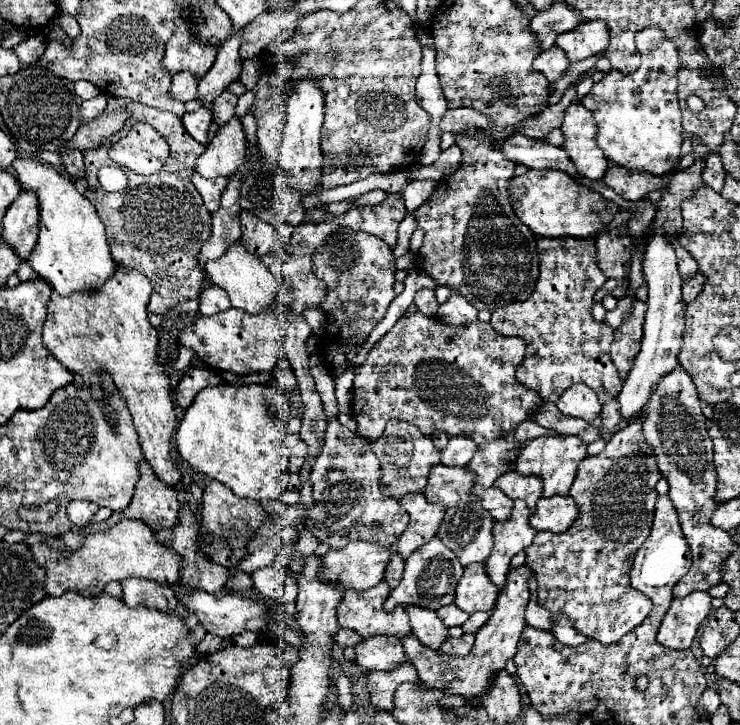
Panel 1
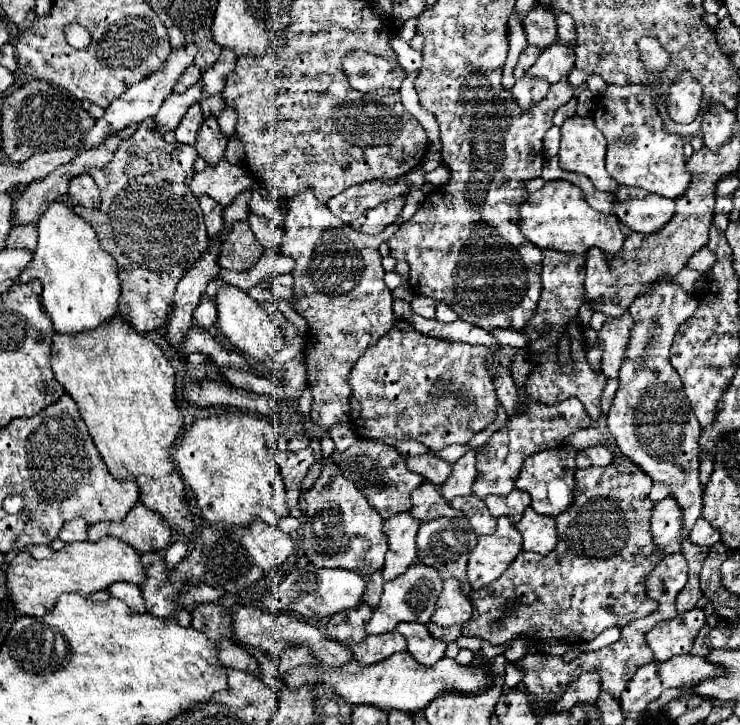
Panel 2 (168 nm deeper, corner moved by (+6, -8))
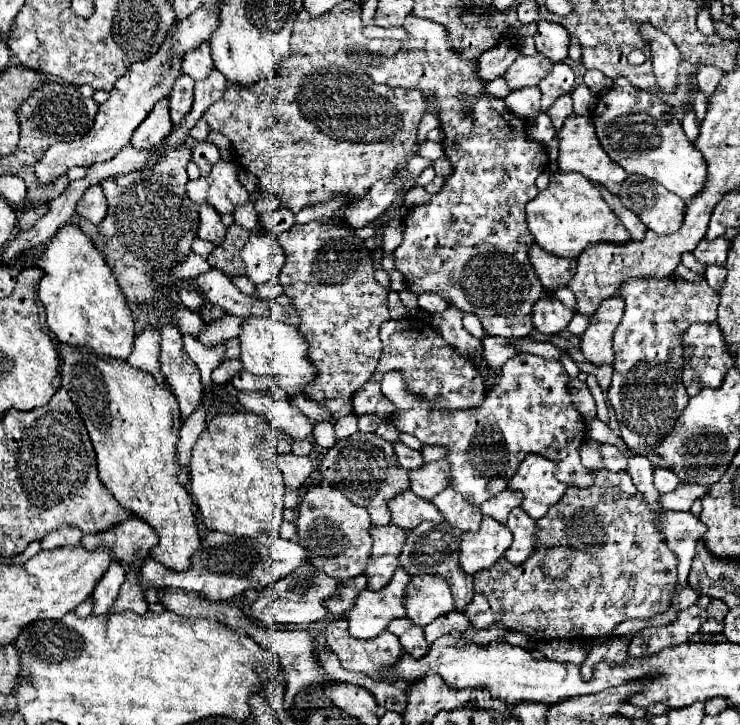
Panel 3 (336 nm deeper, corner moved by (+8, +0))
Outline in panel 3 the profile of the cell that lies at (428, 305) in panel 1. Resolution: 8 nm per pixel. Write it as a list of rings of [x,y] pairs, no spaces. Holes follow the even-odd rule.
[[[421,294],[419,296],[419,306],[421,306],[421,310],[425,310],[429,314],[435,314],[435,312],[443,312],[449,306],[449,302],[443,300],[441,296],[435,296],[435,294]]]

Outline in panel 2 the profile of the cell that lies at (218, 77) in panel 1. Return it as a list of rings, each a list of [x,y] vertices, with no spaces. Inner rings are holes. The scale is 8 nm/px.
[[[199,82],[197,86],[189,88],[187,92],[183,94],[171,94],[169,98],[165,98],[161,110],[157,112],[155,120],[157,120],[157,128],[159,132],[165,132],[165,130],[175,130],[177,124],[181,122],[181,118],[185,116],[185,112],[193,106],[193,104],[199,104],[203,98],[203,84]]]

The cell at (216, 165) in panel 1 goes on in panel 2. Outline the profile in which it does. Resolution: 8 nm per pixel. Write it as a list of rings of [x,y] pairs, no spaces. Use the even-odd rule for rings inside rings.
[[[221,160],[221,164],[215,164],[213,168],[205,168],[201,172],[195,172],[189,188],[195,196],[207,194],[215,198],[221,206],[227,206],[233,202],[233,198],[251,186],[251,178],[245,172],[245,168],[229,164],[229,160]]]

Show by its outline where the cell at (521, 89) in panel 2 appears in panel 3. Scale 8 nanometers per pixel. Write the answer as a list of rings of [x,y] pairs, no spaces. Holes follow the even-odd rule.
[[[526,86],[505,98],[509,112],[521,120],[533,120],[541,113],[541,91],[538,86]]]

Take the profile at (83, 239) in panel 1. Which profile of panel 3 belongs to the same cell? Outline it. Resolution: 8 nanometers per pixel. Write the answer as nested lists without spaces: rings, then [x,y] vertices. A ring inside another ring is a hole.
[[[75,226],[59,230],[35,262],[45,276],[39,284],[39,300],[47,312],[49,330],[61,344],[85,346],[99,356],[125,362],[133,352],[133,318],[117,280],[93,242]]]

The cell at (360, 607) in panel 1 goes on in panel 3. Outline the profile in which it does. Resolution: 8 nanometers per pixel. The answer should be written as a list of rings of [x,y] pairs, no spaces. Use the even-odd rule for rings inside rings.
[[[333,620],[327,626],[327,644],[337,652],[341,666],[351,672],[377,676],[383,668],[391,668],[403,654],[399,638],[391,632],[381,632],[373,640],[355,640],[347,632],[347,620]]]

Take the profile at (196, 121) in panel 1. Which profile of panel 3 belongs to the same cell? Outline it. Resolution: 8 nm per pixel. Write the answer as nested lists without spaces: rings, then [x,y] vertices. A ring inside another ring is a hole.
[[[183,74],[175,80],[175,86],[169,94],[169,112],[173,124],[179,124],[185,118],[185,114],[191,110],[191,104],[193,104],[193,80],[191,76]]]

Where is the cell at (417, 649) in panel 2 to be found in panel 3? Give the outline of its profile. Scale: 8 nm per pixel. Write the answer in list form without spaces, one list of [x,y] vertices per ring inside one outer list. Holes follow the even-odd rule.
[[[397,618],[393,620],[389,626],[387,626],[389,632],[393,632],[401,644],[403,644],[403,650],[415,658],[419,656],[425,656],[427,650],[429,650],[429,644],[425,640],[425,634],[423,634],[423,628],[421,626],[415,626],[409,618]]]

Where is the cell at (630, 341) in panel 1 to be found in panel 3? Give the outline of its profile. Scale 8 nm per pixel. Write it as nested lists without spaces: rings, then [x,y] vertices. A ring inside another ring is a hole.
[[[621,296],[603,300],[599,310],[589,318],[587,330],[581,334],[581,350],[591,364],[613,364],[611,338],[623,318]]]

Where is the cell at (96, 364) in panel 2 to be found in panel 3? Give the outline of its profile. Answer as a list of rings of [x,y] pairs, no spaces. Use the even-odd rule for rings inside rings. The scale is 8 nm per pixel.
[[[59,344],[59,352],[61,386],[69,392],[73,404],[77,406],[85,422],[85,428],[97,452],[99,480],[127,512],[147,522],[159,534],[159,544],[151,550],[151,558],[161,562],[165,568],[185,572],[191,566],[191,556],[199,548],[201,538],[193,514],[193,500],[189,498],[185,486],[177,482],[175,444],[179,440],[181,420],[173,392],[169,390],[169,386],[157,386],[151,374],[131,368],[127,362],[97,356],[87,348],[69,348],[63,344]]]

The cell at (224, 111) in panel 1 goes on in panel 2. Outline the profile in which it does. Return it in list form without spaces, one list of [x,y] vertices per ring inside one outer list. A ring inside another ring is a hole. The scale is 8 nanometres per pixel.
[[[207,116],[201,130],[199,130],[199,136],[197,136],[197,144],[195,144],[197,152],[201,158],[205,158],[205,162],[209,166],[217,164],[223,154],[225,154],[225,148],[227,148],[227,136],[219,130],[219,124],[217,124],[217,118],[215,116]]]

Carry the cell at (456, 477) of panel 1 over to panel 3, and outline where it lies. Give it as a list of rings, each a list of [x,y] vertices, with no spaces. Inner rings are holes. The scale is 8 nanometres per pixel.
[[[411,490],[395,496],[395,500],[391,500],[389,508],[391,508],[391,522],[403,530],[413,530],[425,520],[429,520],[429,522],[443,520],[441,512],[431,502],[415,496]]]

